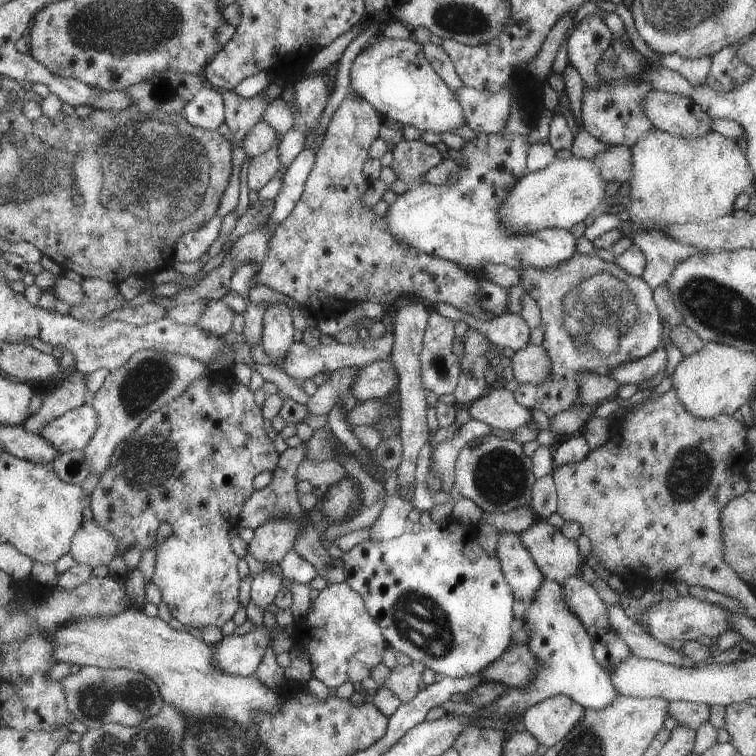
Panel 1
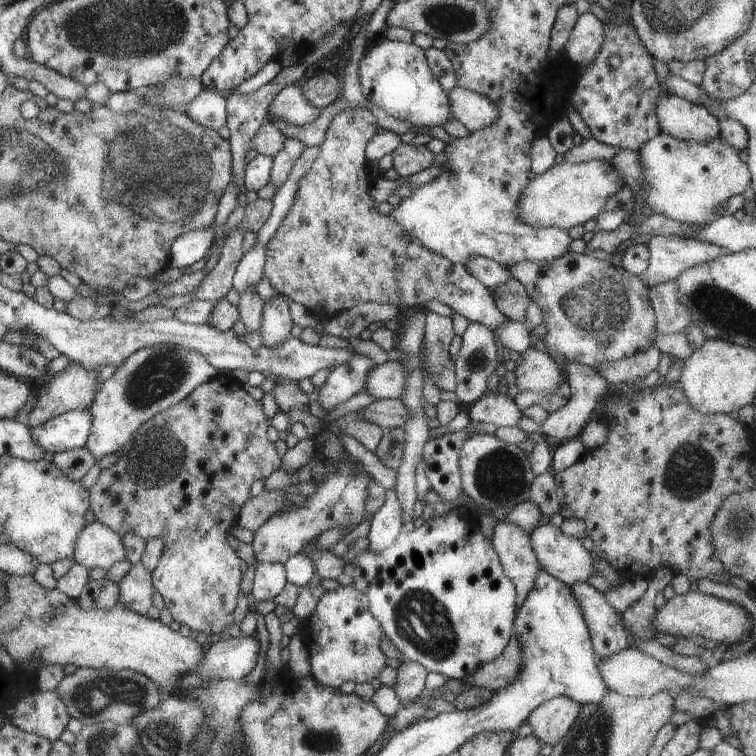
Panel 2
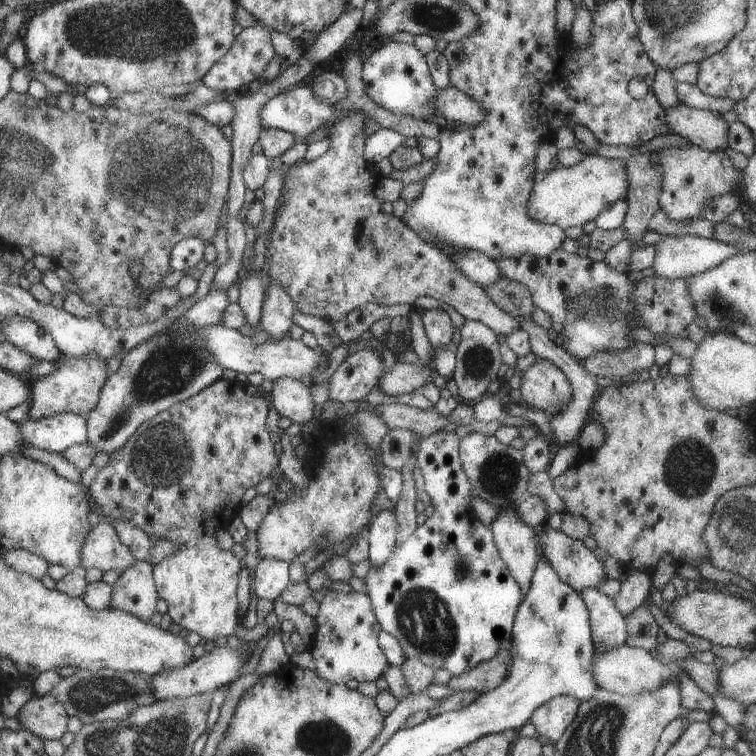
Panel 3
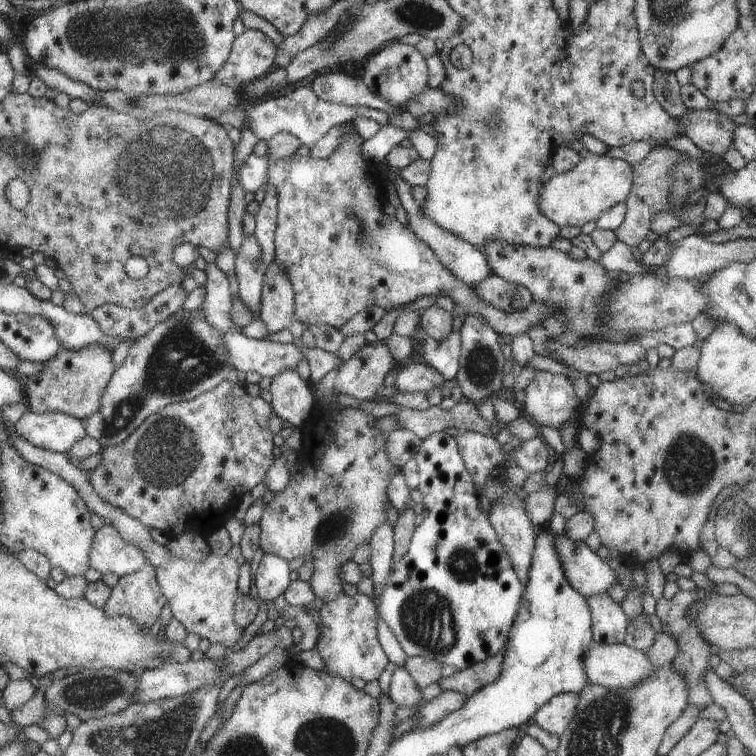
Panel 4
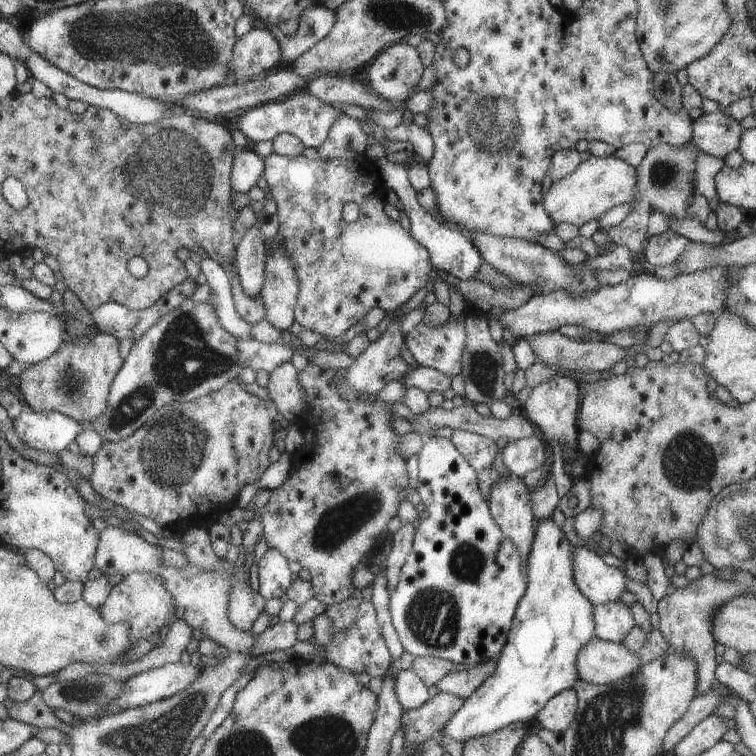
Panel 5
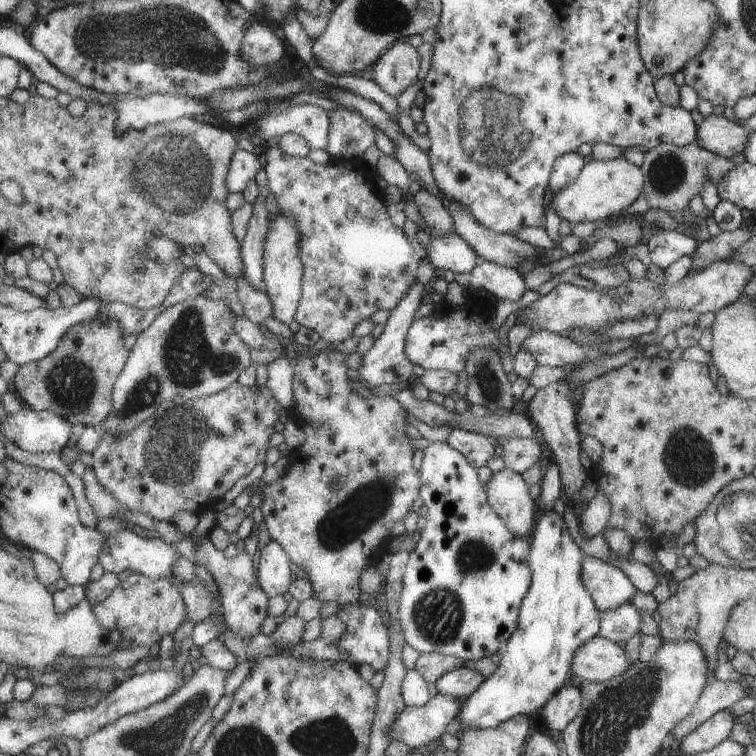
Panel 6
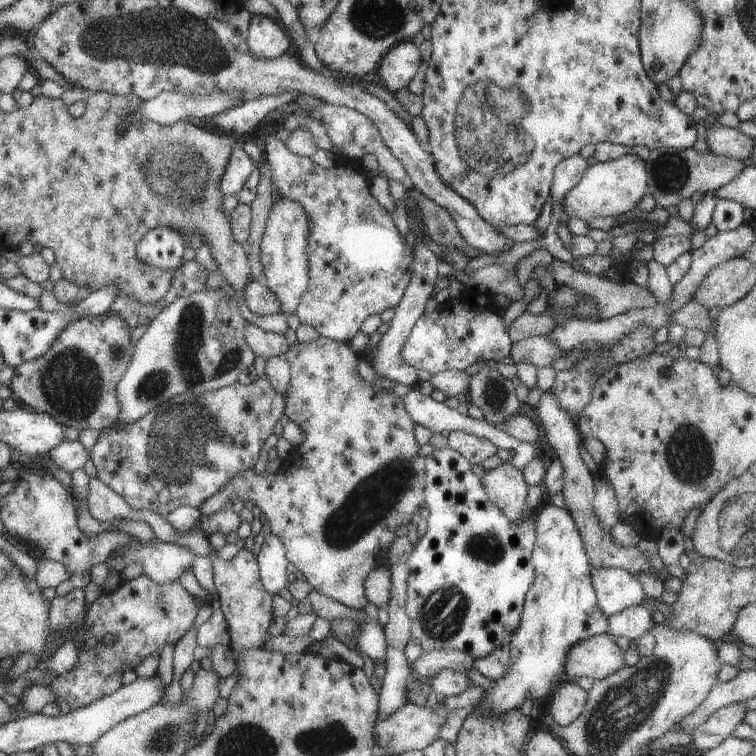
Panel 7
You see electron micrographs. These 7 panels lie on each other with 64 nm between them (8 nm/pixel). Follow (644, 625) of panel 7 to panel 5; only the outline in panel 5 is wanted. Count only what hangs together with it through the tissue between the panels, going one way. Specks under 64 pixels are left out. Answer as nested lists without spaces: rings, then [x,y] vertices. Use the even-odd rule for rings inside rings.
[[[609,601],[593,608],[595,636],[602,641],[620,643],[635,626],[632,610],[623,602]]]

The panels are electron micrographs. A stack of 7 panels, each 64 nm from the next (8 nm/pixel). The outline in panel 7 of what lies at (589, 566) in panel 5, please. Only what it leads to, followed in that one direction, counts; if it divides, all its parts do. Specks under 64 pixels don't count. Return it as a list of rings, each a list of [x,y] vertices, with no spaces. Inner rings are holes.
[[[590,566],[590,577],[596,590],[598,606],[606,615],[637,606],[645,598],[637,577],[629,571]]]

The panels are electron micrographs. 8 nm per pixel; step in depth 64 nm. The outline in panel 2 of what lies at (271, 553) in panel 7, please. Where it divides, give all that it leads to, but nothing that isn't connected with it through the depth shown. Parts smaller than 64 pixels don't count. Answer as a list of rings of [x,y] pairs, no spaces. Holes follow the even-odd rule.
[[[260,562],[254,571],[250,592],[254,600],[260,602],[265,602],[265,600],[272,601],[284,589],[286,584],[283,563],[269,564]]]

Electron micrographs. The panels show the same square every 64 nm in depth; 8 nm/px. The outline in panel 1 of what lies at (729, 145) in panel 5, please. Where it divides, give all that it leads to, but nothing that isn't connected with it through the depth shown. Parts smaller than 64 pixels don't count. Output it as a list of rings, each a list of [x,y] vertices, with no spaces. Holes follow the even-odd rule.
[[[651,90],[642,99],[642,109],[653,127],[676,137],[697,138],[711,130],[712,118],[689,97]]]

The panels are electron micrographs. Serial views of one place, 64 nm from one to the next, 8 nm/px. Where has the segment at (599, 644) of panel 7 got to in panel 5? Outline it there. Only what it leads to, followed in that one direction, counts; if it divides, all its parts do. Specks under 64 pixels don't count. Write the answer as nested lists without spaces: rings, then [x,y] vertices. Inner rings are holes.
[[[593,636],[576,654],[576,671],[578,678],[594,685],[606,685],[618,681],[628,674],[637,672],[641,666],[639,654],[633,654],[621,643],[602,641]]]

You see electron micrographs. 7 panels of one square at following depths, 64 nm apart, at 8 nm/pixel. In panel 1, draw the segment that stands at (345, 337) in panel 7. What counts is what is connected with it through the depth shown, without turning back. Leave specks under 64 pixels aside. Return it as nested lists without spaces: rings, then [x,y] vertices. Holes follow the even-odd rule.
[[[348,92],[337,109],[332,113],[324,137],[314,154],[314,163],[305,180],[303,190],[295,208],[277,225],[269,238],[269,252],[255,274],[255,284],[264,285],[272,292],[278,292],[293,299],[304,310],[309,306],[331,308],[335,300],[343,300],[343,306],[365,300],[369,303],[391,304],[403,294],[415,294],[420,300],[444,303],[477,320],[491,320],[491,312],[483,310],[479,304],[479,280],[473,274],[463,272],[459,266],[435,256],[421,254],[415,248],[395,240],[385,226],[385,220],[377,218],[372,208],[365,208],[361,194],[365,192],[365,177],[362,164],[367,158],[367,149],[382,125],[376,110],[365,100]]]

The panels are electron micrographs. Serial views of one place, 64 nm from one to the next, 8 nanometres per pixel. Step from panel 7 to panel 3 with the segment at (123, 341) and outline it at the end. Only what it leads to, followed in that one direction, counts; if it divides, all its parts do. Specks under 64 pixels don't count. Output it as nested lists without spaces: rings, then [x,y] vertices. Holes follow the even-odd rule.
[[[95,353],[78,357],[58,354],[57,368],[48,375],[30,379],[30,398],[27,416],[38,419],[55,413],[75,413],[85,416],[96,408],[100,390],[107,381],[106,362]]]

